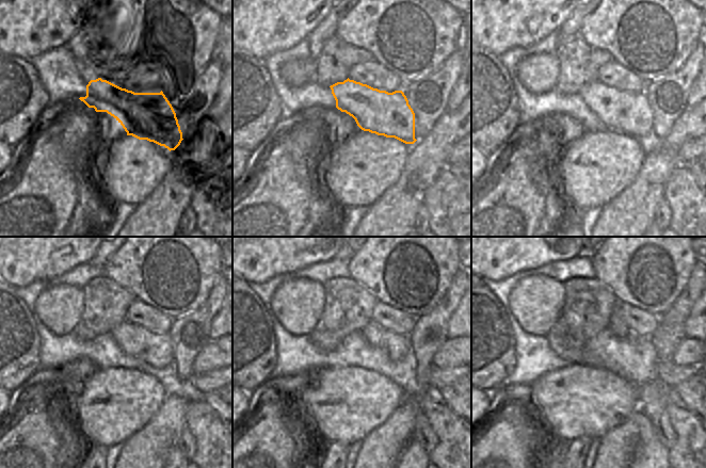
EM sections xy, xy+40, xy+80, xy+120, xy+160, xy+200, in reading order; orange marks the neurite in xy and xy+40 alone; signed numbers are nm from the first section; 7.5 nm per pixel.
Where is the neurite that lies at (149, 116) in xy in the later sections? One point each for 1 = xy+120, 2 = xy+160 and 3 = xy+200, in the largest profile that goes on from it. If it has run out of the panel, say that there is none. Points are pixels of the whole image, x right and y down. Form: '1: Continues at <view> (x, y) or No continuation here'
1: Continues at xy+120 (156, 350)
2: Continues at xy+160 (396, 345)
3: Continues at xy+200 (611, 327)

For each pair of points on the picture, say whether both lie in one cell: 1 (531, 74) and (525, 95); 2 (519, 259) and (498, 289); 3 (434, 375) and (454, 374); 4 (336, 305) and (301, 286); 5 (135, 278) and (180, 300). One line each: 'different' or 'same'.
1: different
2: different
3: same
4: different
5: same

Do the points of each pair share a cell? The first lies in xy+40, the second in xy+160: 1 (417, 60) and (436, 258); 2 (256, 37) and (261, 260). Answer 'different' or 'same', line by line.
1: same
2: same

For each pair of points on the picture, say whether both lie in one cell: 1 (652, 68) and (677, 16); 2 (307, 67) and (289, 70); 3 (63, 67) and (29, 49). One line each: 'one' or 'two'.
1: one
2: one
3: two

